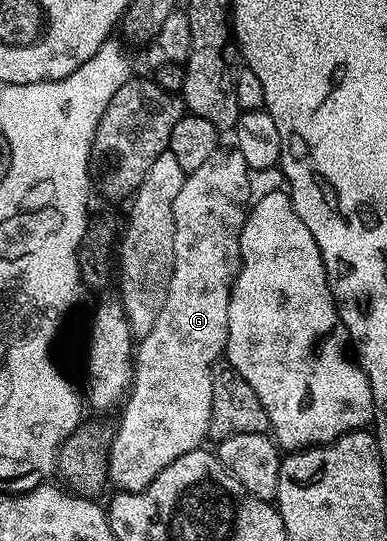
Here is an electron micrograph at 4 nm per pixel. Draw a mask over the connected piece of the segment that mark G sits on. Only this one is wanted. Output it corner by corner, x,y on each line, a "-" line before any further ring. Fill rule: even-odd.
219,147
211,155
211,159
205,160
200,167
195,167
195,171
191,171
185,178
183,187
179,187
179,191
175,195
175,203
173,204
173,214
175,215
175,267
173,268
174,279
169,285
169,292
165,295
165,302
157,316
155,327
151,327
151,331
147,331
145,337
140,338
135,345
135,364
133,366
133,383
128,390
127,396
123,401
123,408
120,410
121,422
117,425
117,434
112,434
111,440
108,442
109,451
109,475
108,480
114,490
122,493
138,493
143,491
151,483
151,479
155,479
155,475
159,475
159,471
163,471
163,467
167,467
167,463
175,463
175,459
179,459
179,455
187,455
191,451
202,448
203,442
209,437
209,420
211,419
211,399
213,398
213,378
215,370
213,364
218,360
222,360
225,344
227,343
227,307
231,299
231,291
233,290
233,282
237,279
237,270
241,268
241,232
243,231
243,223
247,206
250,204
249,199
249,171
247,163
243,159
243,155
239,155
239,151
235,147

